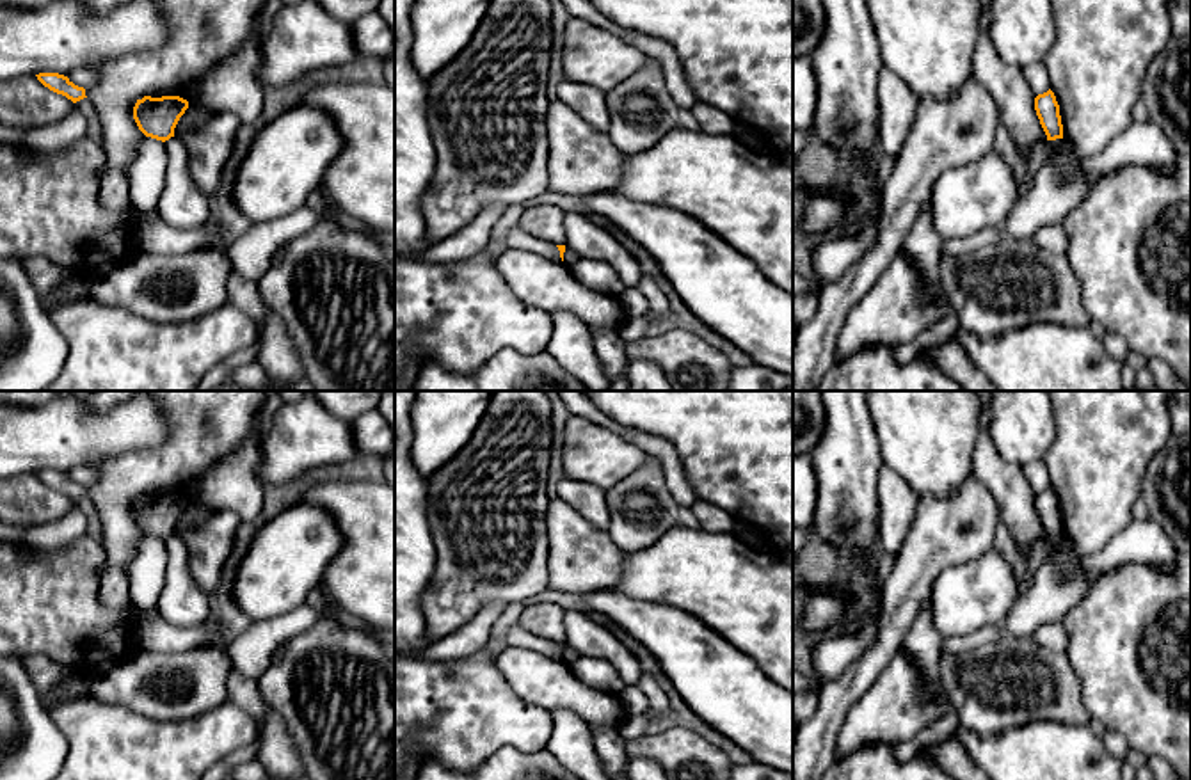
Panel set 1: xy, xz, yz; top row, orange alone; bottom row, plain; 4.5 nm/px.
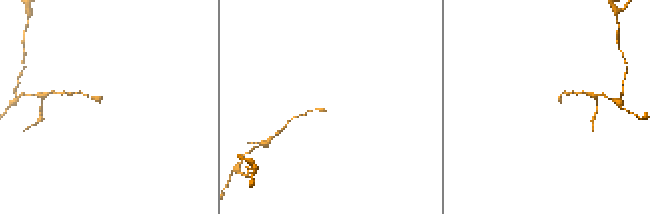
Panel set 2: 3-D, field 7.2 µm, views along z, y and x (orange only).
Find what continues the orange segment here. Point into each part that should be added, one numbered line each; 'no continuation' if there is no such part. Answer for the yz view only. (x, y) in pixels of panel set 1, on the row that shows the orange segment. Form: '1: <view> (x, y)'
no continuation

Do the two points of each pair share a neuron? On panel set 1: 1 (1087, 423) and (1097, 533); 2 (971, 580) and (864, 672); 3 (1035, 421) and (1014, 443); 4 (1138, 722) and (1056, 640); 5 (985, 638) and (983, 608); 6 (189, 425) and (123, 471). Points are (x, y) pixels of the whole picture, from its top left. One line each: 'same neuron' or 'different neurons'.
1: same neuron
2: different neurons
3: same neuron
4: different neurons
5: different neurons
6: same neuron

